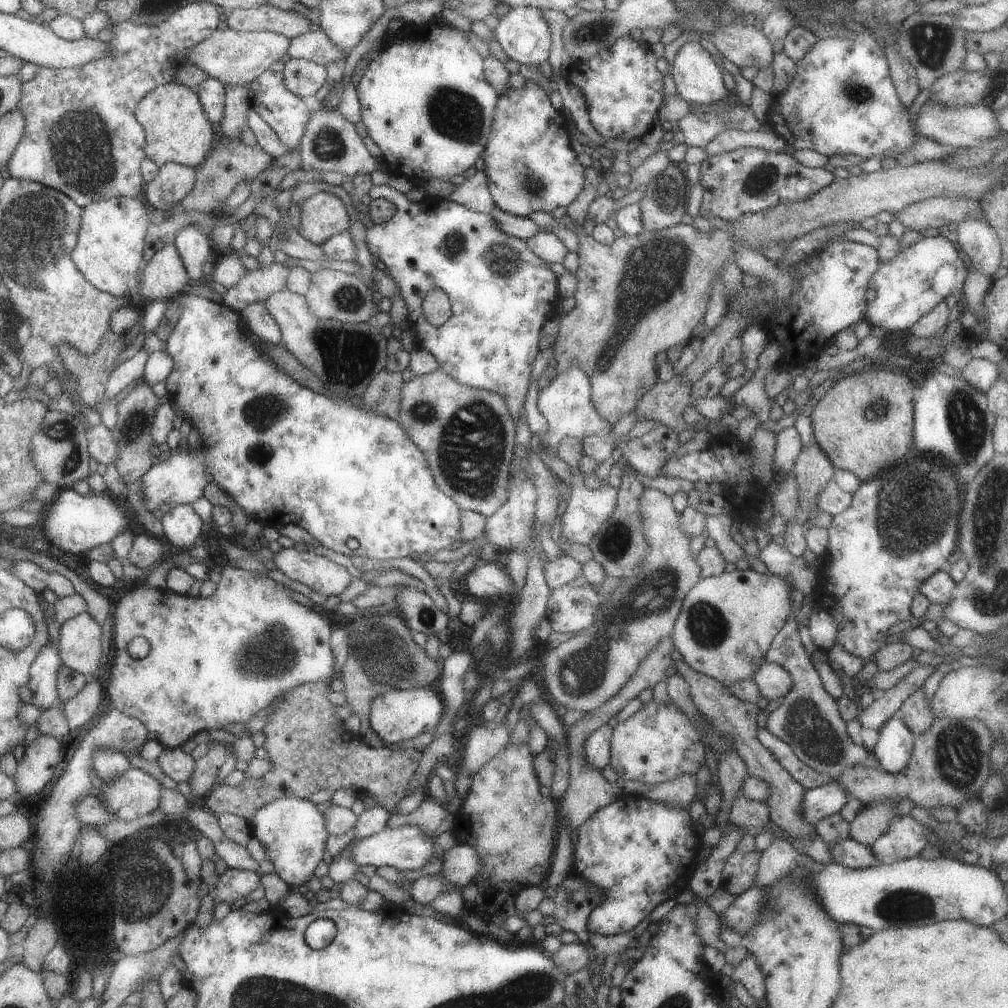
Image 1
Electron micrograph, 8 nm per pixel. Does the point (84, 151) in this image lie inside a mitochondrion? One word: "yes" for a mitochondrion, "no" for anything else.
yes

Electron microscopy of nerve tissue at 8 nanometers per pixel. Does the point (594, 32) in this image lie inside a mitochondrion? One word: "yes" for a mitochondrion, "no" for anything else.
yes

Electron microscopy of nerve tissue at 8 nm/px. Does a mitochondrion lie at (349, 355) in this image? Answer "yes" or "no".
yes

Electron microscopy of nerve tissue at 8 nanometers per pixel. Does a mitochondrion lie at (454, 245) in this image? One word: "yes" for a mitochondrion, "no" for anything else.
yes

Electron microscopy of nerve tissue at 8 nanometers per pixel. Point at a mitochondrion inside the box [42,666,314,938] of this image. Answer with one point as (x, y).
(132, 878)

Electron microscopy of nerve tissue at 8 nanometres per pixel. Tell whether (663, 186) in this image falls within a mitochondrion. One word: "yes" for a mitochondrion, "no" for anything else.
yes

